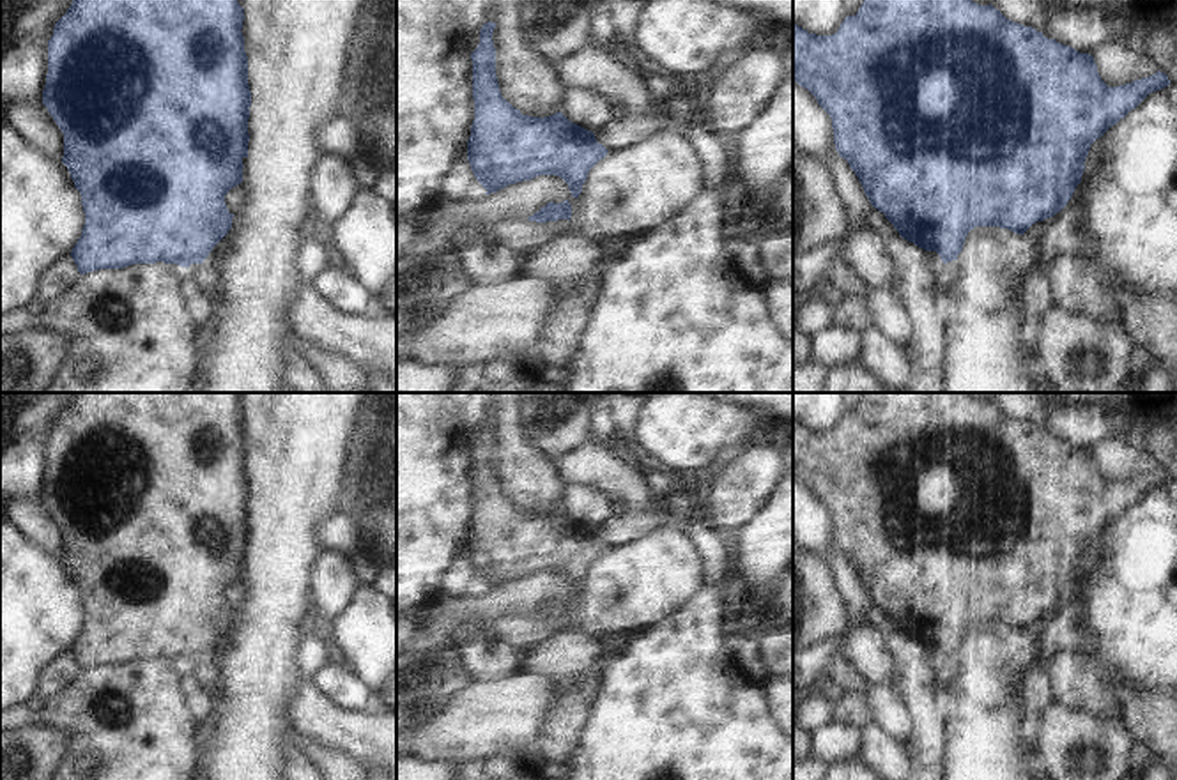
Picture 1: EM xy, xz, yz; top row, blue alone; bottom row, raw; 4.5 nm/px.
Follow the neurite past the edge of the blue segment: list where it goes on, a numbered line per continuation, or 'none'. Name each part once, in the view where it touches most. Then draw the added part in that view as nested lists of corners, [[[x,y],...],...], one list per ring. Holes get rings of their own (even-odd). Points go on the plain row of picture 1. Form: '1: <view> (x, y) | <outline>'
1: xy (206, 672) | [[[191,660],[188,670],[193,672],[195,679],[204,690],[204,699],[218,700],[221,697],[221,683],[218,665],[211,660]]]

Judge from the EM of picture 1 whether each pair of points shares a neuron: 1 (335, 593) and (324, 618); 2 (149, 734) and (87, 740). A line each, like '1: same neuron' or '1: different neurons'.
1: same neuron
2: same neuron

